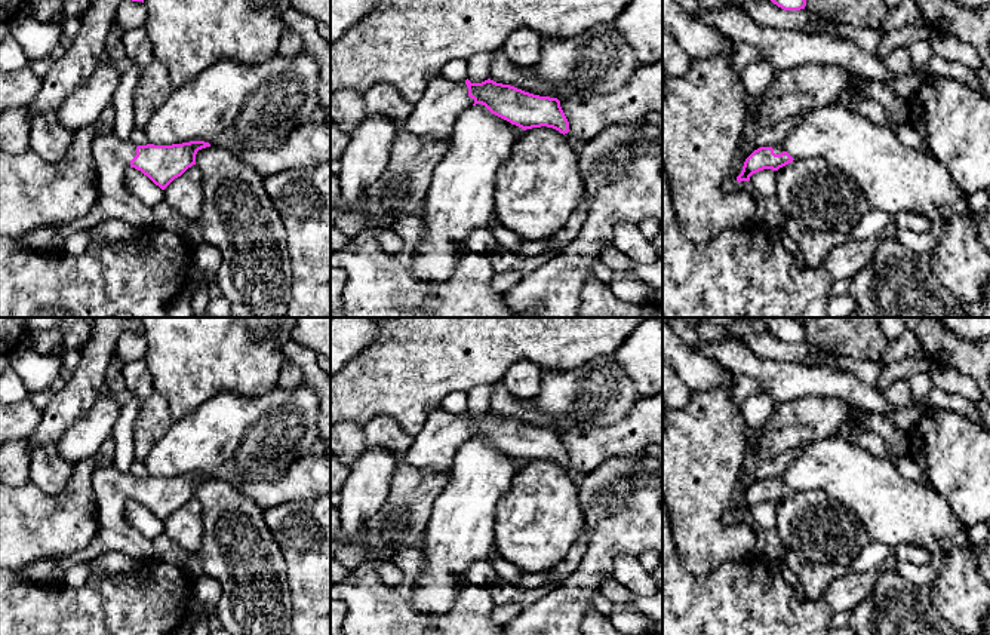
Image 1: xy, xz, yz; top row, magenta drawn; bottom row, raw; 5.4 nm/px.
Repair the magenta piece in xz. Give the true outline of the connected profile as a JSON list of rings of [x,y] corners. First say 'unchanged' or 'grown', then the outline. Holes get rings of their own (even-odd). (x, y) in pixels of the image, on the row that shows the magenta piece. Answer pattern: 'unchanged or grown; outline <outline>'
grown; outline [[[443,76],[430,82],[402,128],[416,136],[442,139],[452,134],[458,117],[476,104],[523,131],[547,126],[563,135],[569,132],[569,122],[557,98],[534,95],[491,79],[454,83]]]

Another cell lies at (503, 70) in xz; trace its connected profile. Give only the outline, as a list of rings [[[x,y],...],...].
[[[502,49],[492,52],[489,79],[539,96],[557,98],[559,92],[559,88],[539,80],[532,68],[516,67]]]

